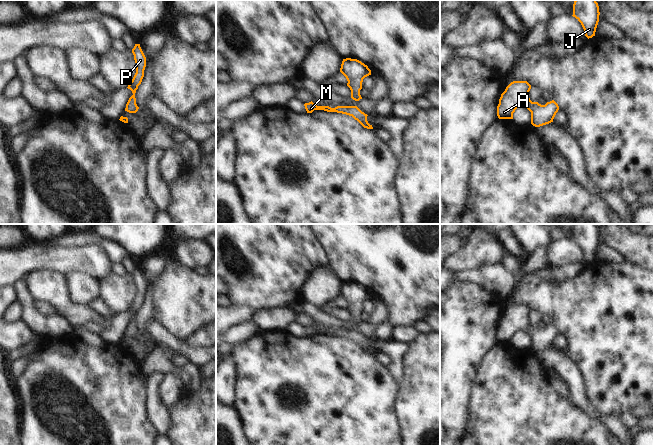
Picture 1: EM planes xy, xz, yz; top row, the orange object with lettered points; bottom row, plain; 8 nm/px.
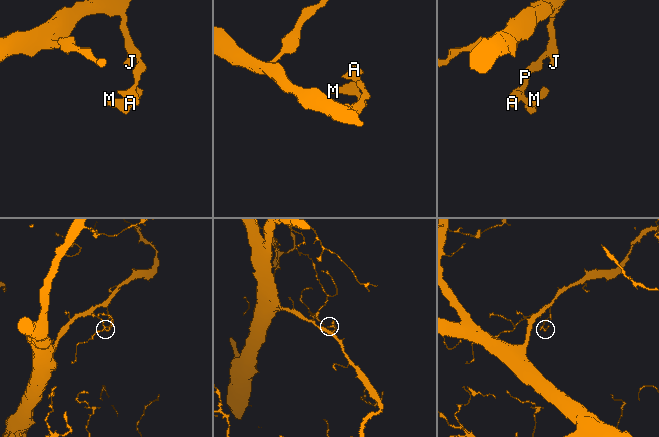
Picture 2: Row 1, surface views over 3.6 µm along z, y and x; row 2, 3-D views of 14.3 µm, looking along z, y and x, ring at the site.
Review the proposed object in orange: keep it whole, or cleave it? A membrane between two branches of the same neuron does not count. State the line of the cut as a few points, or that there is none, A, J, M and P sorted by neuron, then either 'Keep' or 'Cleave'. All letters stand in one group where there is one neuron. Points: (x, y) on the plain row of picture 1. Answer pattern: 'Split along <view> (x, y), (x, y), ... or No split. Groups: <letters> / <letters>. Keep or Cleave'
No split. Groups: A J M P. Keep

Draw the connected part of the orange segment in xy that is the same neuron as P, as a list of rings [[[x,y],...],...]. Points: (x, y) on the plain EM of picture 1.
[[[135,268],[134,272],[132,273],[132,277],[134,279],[134,284],[136,287],[136,297],[127,311],[132,315],[133,319],[129,322],[126,328],[125,335],[129,337],[136,337],[139,331],[136,328],[135,317],[144,301],[144,294],[146,291],[146,281],[140,271],[140,268]]]

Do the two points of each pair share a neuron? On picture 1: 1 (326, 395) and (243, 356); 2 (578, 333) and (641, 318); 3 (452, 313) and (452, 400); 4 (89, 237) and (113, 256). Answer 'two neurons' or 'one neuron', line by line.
1: one neuron
2: one neuron
3: one neuron
4: one neuron

